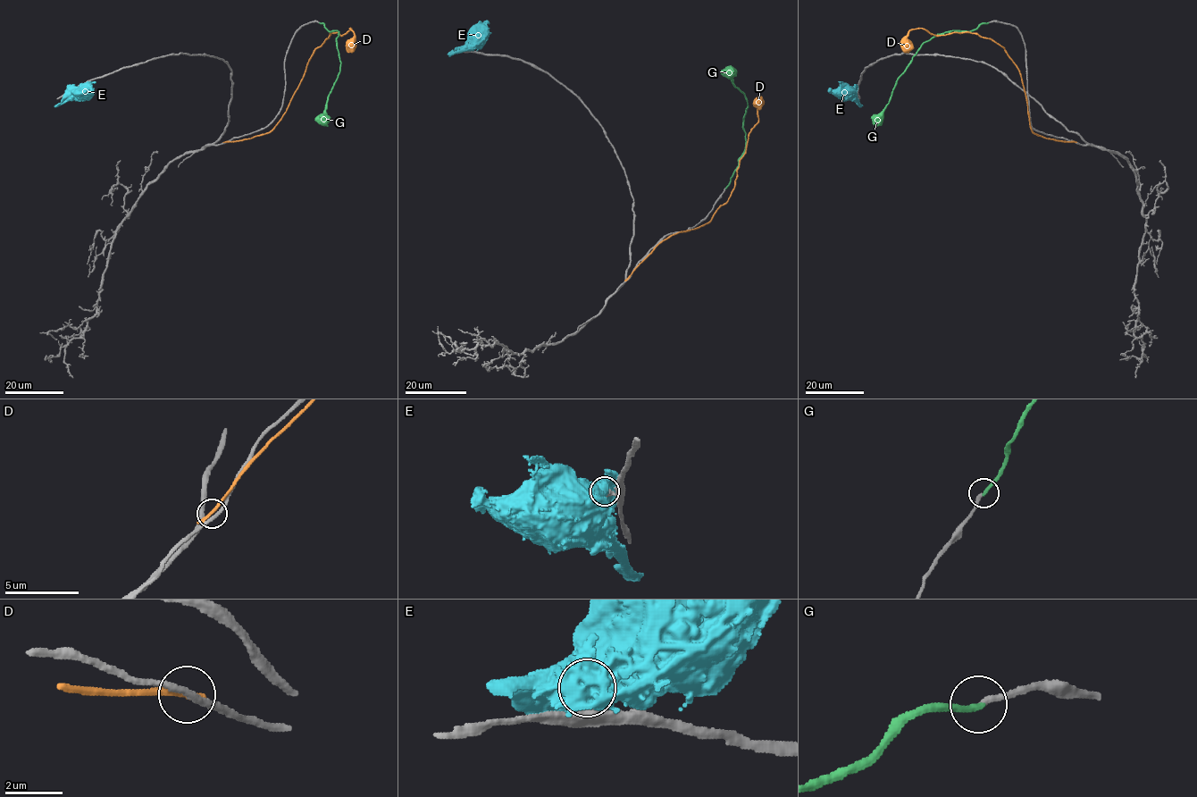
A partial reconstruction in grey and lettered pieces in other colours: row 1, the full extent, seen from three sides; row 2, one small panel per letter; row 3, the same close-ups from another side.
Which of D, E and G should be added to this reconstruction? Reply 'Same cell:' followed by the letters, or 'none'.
Same cell: G

